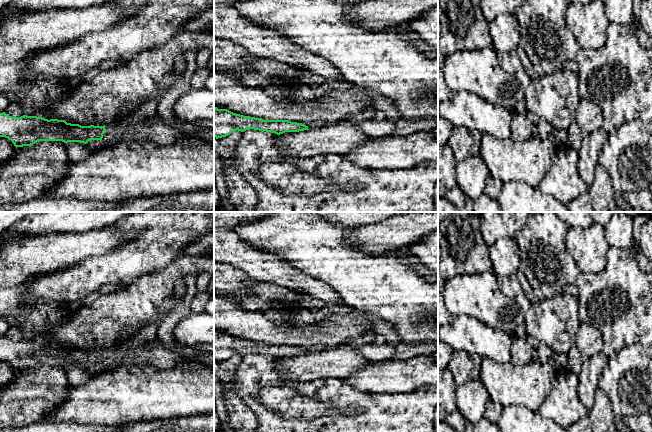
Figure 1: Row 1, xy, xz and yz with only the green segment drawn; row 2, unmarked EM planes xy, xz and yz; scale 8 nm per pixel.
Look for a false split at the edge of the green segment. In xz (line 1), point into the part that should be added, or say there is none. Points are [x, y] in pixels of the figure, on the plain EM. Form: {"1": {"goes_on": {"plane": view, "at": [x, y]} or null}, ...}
{"1": {"goes_on": null}}

